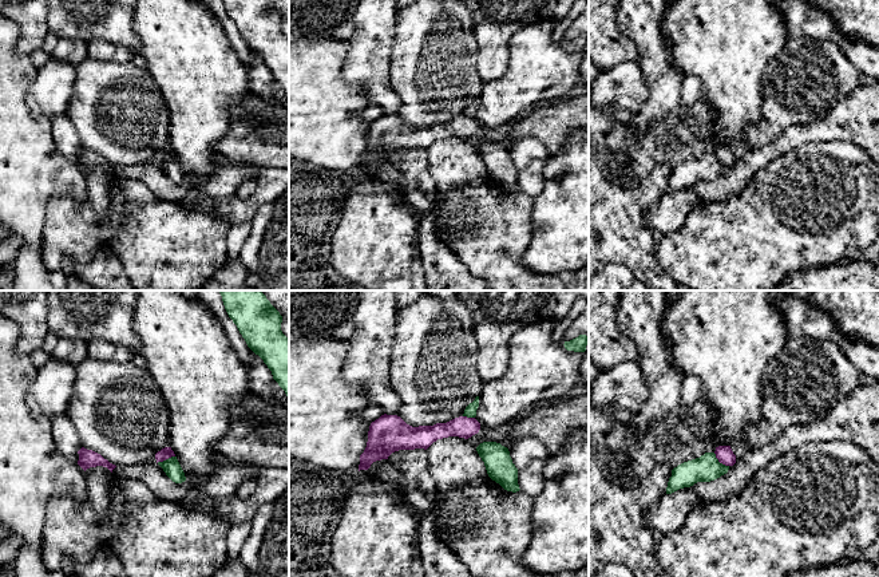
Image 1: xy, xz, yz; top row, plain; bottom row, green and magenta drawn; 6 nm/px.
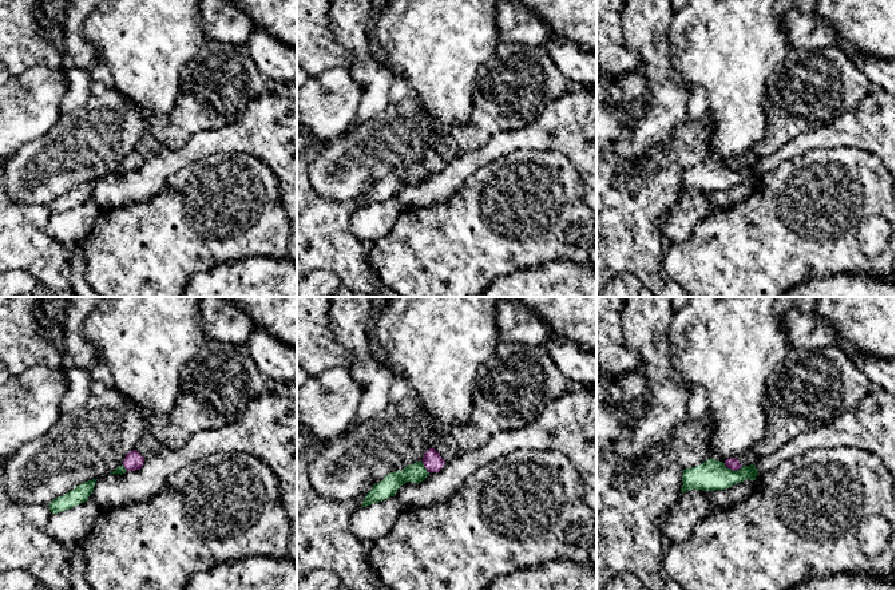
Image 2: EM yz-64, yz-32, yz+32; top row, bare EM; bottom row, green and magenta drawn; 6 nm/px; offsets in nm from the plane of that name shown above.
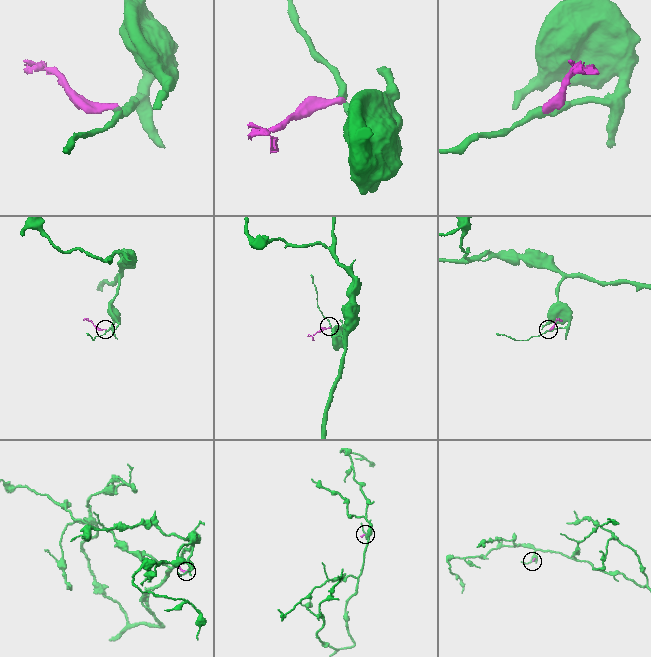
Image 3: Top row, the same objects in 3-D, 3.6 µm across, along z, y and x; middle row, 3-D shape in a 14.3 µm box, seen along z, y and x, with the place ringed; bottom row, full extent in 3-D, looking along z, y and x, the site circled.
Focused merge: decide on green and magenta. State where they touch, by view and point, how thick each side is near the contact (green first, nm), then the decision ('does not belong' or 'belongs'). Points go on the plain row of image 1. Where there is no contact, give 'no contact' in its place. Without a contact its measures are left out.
meets green in yz at (719, 162); 160 nm thick on the green side, 100 nm on the other; does not belong

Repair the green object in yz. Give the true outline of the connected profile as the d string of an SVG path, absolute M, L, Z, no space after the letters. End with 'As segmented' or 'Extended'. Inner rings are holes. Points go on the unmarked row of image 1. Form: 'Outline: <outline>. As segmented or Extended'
Outline: M705 153L700 158L684 162L672 170L666 194L690 187L697 182L710 182L726 174L729 166L718 162L714 153Z. As segmented

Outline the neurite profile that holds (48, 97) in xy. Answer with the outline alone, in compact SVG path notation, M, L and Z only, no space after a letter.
M51 55L37 70L27 92L29 111L44 119L66 116L76 79L76 66L56 60Z

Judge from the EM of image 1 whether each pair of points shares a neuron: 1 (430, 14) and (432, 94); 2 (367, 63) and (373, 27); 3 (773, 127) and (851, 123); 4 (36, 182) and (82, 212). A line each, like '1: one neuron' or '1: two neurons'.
1: one neuron
2: one neuron
3: two neurons
4: two neurons

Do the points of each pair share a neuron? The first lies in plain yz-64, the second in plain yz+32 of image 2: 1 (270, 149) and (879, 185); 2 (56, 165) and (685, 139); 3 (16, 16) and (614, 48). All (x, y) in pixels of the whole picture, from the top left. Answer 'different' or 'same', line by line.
1: different
2: same
3: same

